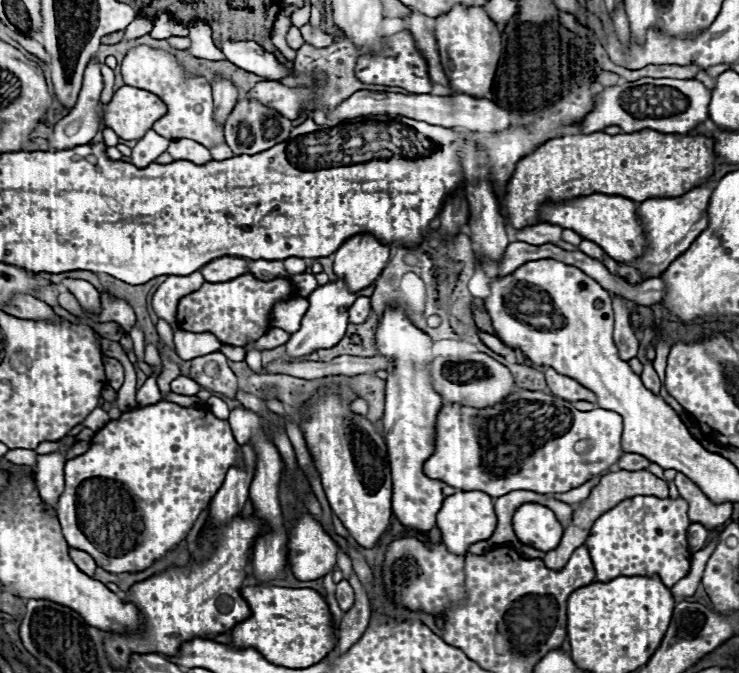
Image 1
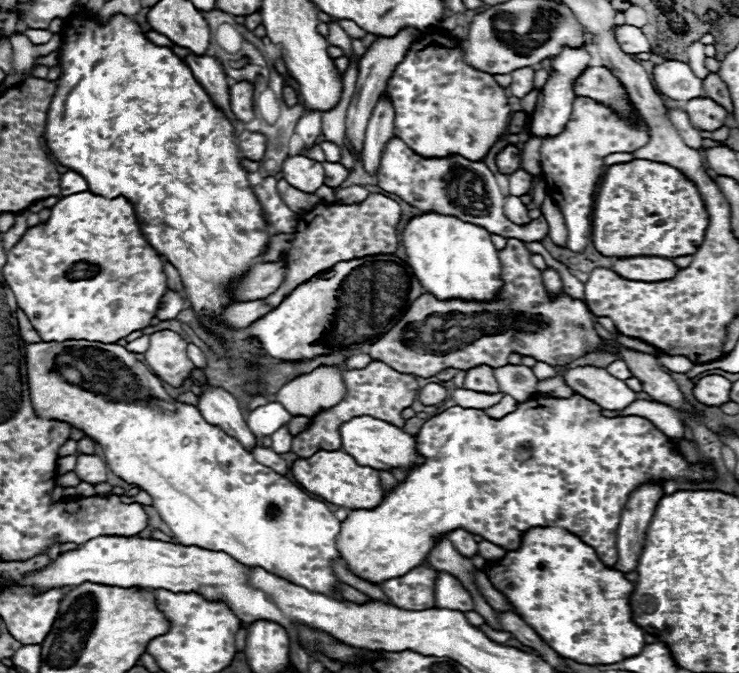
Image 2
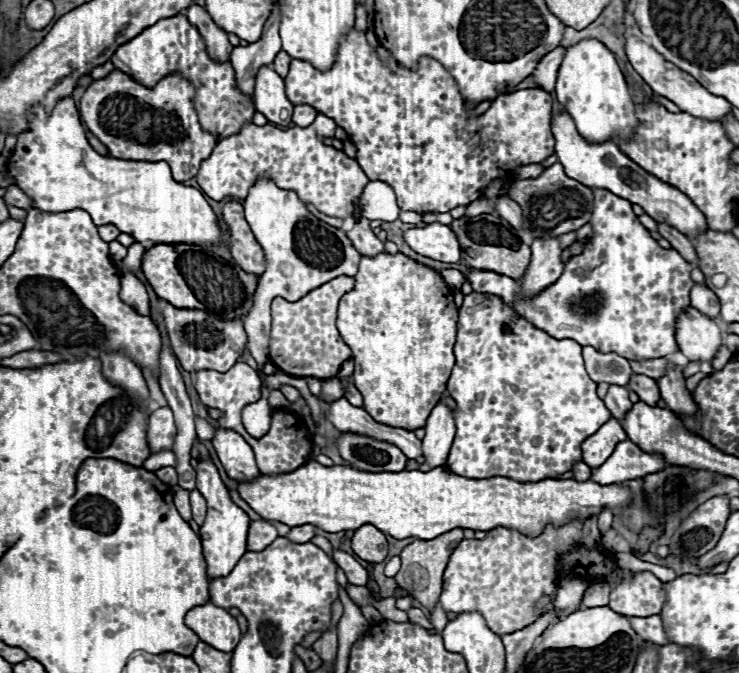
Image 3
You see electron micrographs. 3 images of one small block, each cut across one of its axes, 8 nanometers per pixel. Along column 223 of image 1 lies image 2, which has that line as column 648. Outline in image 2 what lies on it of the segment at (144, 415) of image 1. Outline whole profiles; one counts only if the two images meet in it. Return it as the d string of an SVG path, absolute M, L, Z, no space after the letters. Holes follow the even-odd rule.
M534 394L530 400L518 404L518 408L510 414L506 414L500 420L490 418L484 410L476 410L476 408L462 408L462 406L452 406L448 410L444 410L442 414L436 414L432 418L428 418L424 422L424 426L420 428L420 432L414 436L416 440L416 454L420 454L424 458L424 462L420 466L414 466L406 472L406 478L396 484L392 490L384 490L384 498L382 502L372 508L372 510L350 510L348 518L344 522L340 522L340 532L336 536L336 550L340 554L340 558L346 562L348 570L372 584L380 584L388 578L398 578L400 574L406 574L408 570L412 570L412 566L420 566L422 560L426 558L428 550L432 548L432 536L434 534L448 534L456 528L466 528L472 534L480 534L482 538L502 546L504 550L514 550L520 546L520 538L526 530L536 528L536 526L558 526L568 530L570 534L578 536L584 544L588 544L590 548L594 548L594 552L598 554L598 558L606 564L606 566L614 566L618 560L618 550L616 550L616 530L620 524L620 514L630 498L630 494L646 484L646 482L660 482L664 484L666 480L688 480L694 484L700 482L712 482L716 478L716 472L712 466L708 464L688 464L674 448L674 442L662 434L650 420L640 418L640 416L604 416L604 408L600 408L596 402L574 394L570 398L550 398L550 396L542 396L542 394Z

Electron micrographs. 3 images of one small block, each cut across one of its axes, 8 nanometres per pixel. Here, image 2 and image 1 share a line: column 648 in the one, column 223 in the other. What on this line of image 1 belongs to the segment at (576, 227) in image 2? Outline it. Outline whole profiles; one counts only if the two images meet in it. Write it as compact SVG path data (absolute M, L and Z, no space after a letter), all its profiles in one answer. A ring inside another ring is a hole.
M136 46L122 60L122 76L124 76L124 82L128 86L136 86L136 88L144 88L148 92L154 92L156 96L160 96L166 102L166 106L168 106L166 116L160 118L152 126L152 130L156 130L160 136L170 138L170 140L172 138L192 138L192 140L196 140L208 148L224 140L220 126L212 118L214 108L212 108L210 84L198 76L190 78L182 70L182 66L178 64L176 56L172 56L164 50L152 50L148 46Z

